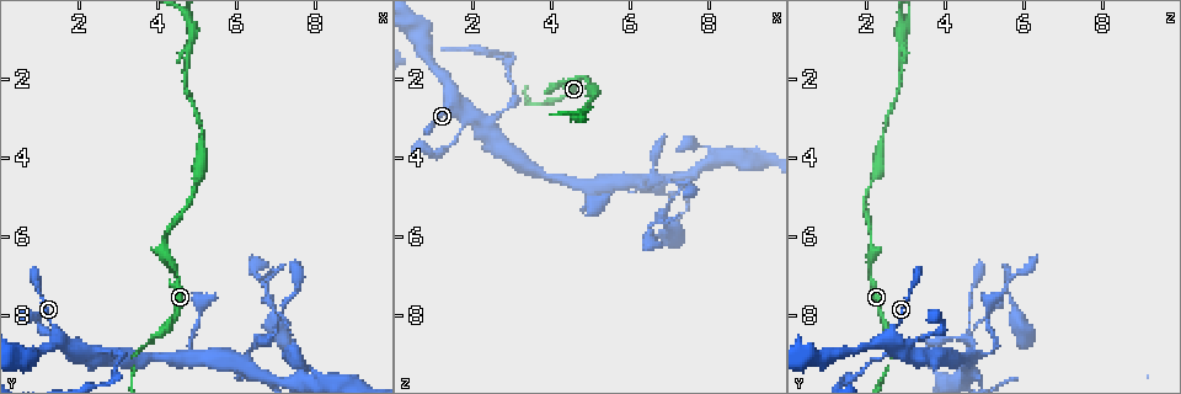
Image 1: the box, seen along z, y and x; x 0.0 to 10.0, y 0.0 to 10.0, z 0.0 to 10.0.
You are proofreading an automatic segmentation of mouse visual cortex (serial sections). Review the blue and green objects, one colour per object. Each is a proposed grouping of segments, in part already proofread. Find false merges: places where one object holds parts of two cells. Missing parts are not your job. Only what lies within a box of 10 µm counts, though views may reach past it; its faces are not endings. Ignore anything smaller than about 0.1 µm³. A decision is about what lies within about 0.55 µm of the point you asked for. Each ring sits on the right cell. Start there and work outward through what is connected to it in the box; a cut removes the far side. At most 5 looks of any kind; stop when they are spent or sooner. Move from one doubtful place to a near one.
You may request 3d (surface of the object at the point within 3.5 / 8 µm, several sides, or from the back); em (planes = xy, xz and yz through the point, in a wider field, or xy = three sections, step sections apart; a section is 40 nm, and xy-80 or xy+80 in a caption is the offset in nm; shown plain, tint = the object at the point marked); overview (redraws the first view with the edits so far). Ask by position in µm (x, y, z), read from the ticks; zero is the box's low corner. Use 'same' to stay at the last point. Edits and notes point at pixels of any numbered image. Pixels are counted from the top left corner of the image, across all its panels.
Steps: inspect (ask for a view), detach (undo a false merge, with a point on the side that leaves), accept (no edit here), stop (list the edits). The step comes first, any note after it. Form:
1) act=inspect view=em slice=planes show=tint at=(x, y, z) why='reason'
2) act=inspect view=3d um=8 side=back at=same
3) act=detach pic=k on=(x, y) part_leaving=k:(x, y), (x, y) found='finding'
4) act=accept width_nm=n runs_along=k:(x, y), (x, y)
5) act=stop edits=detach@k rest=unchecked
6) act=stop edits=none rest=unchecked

act=inspect view=3d um=3.5 at=(2.30, 9.05, 3.20) why='thin arm on a thick one'

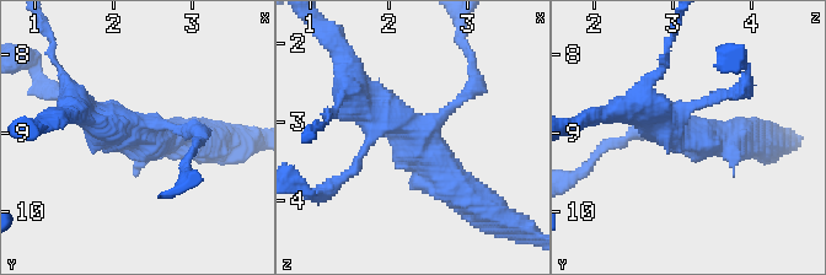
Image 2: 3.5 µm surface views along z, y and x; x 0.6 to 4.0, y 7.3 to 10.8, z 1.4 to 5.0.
act=inspect view=em slice=planes show=tint at=(2.30, 9.00, 3.20) arms=3 arm_widths_nm=150,400,400

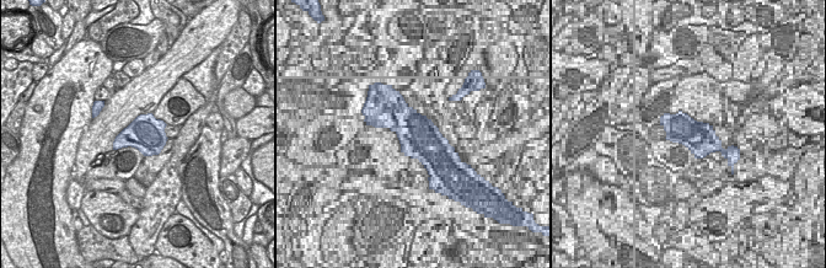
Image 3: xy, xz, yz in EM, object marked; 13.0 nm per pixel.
act=inspect view=em slice=xy step=3 show=tint at=same

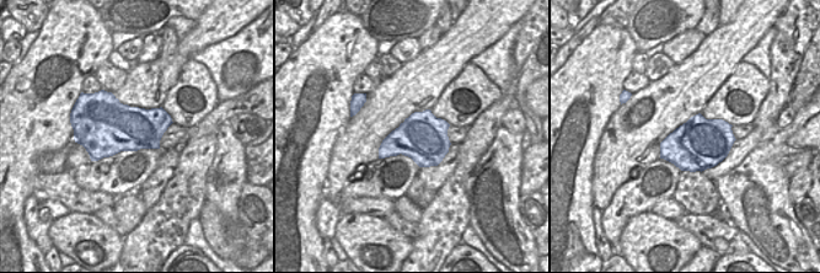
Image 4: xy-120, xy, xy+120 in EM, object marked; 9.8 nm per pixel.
act=accept runs_along=2:(350, 98), (422, 141), (464, 195) found='all the same cell'

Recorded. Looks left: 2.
act=inspect view=3d um=3.5 at=(4.95, 9.10, 4.65) why='a fork'

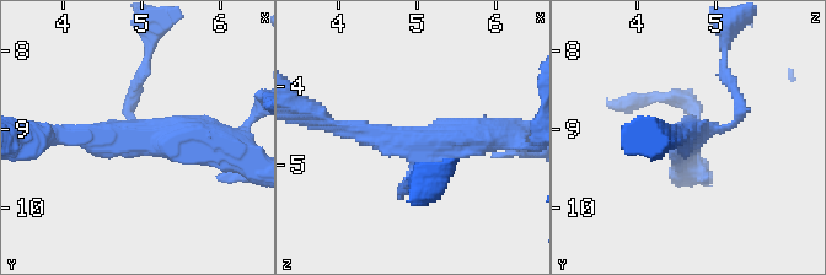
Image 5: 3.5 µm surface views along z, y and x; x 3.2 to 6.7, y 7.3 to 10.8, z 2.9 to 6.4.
act=inspect view=em slice=xy step=1 show=tint at=(5.05, 9.05, 4.70) why='now the EM'

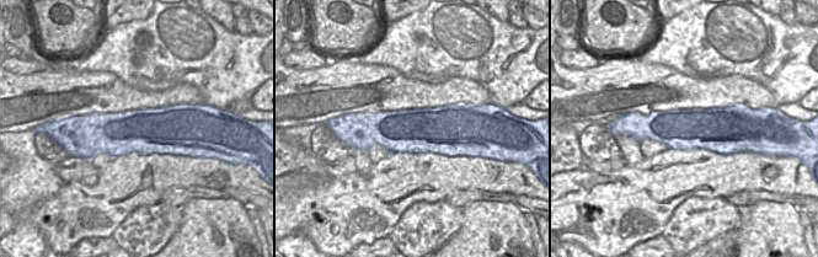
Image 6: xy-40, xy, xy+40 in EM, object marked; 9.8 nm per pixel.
act=accept found='one cell here'

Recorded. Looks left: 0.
act=stop edits=none rest=unchecked

